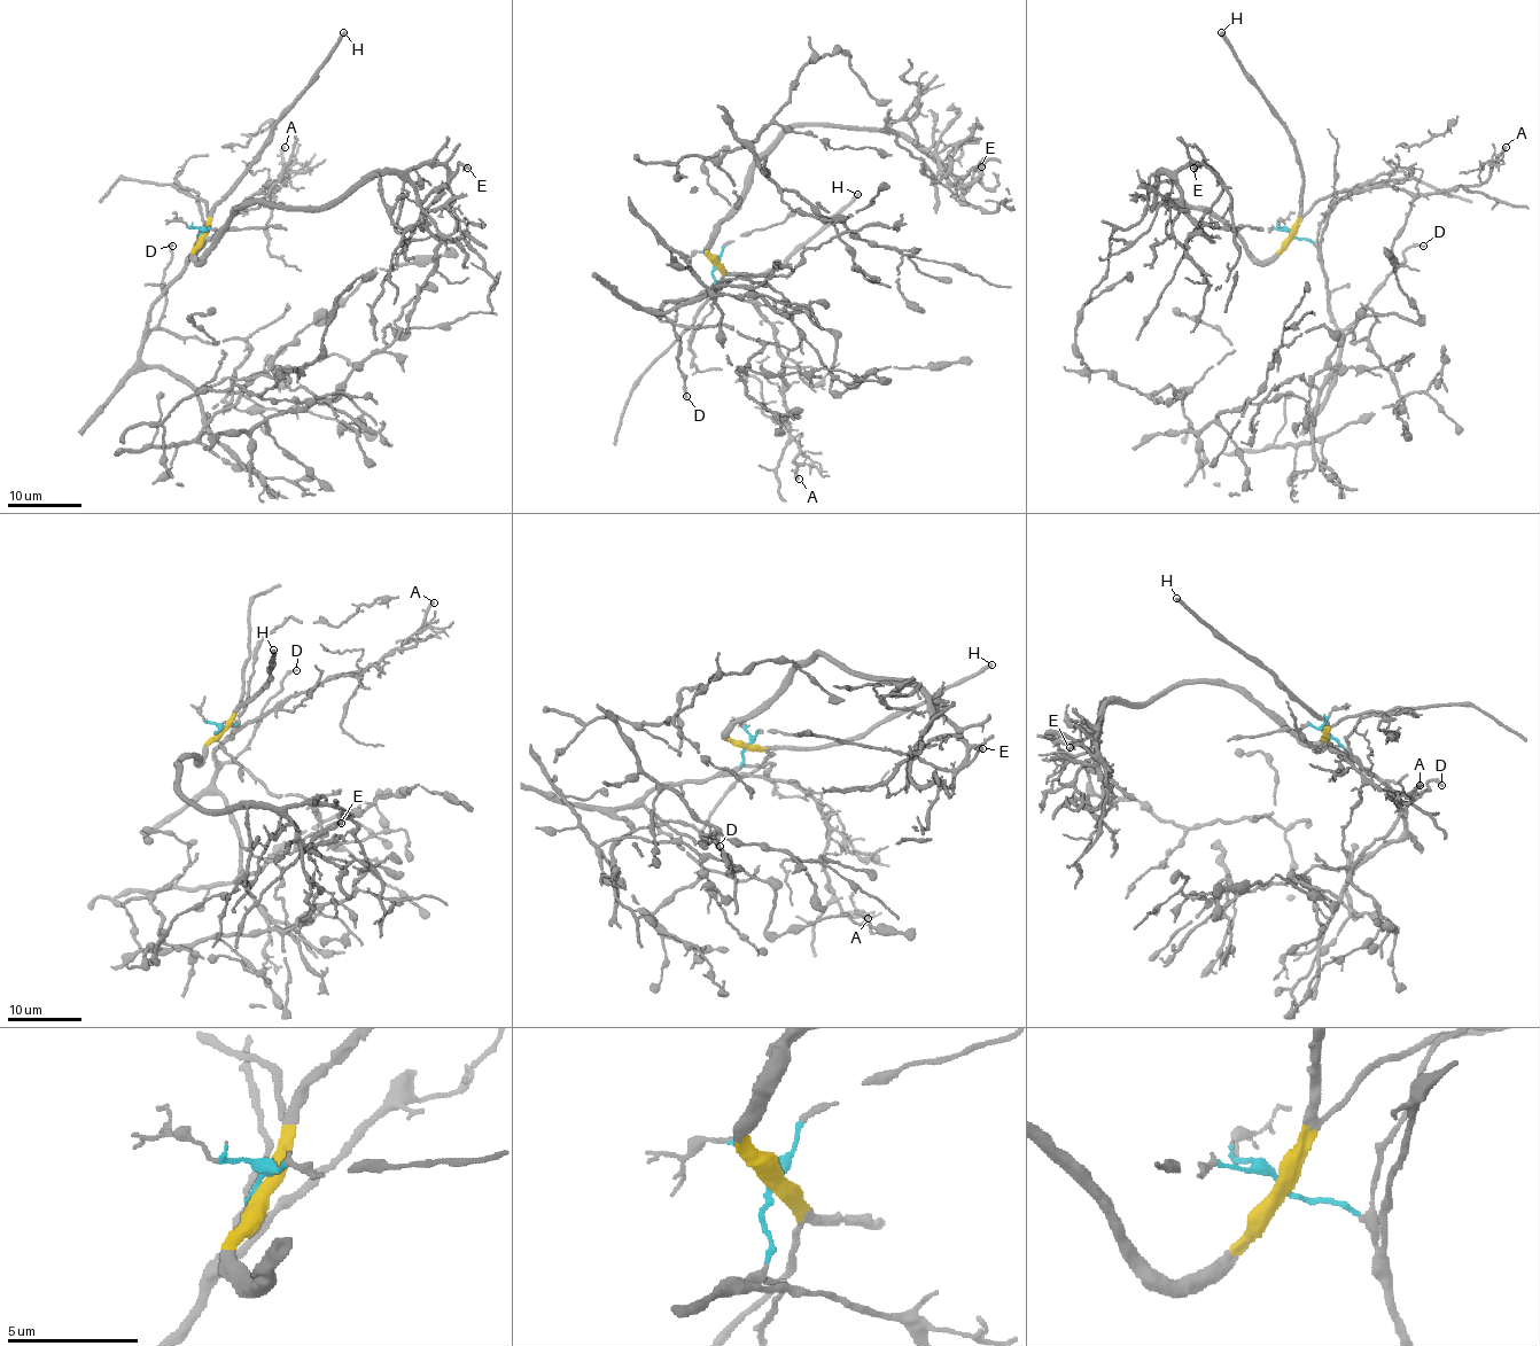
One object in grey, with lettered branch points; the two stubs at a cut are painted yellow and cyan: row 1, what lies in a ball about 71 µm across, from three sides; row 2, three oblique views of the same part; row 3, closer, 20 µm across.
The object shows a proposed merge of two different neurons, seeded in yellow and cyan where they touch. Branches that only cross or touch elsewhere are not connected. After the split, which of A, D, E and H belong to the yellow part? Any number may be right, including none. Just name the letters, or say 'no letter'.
E, H

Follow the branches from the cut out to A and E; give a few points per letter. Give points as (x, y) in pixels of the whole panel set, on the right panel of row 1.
A: (1292, 234), (1319, 244), (1328, 212), (1358, 191), (1385, 187), (1434, 194), (1482, 185), (1506, 146)
E: (1292, 236), (1258, 261), (1196, 209), (1152, 207), (1163, 172), (1189, 164), (1215, 172), (1192, 168)

